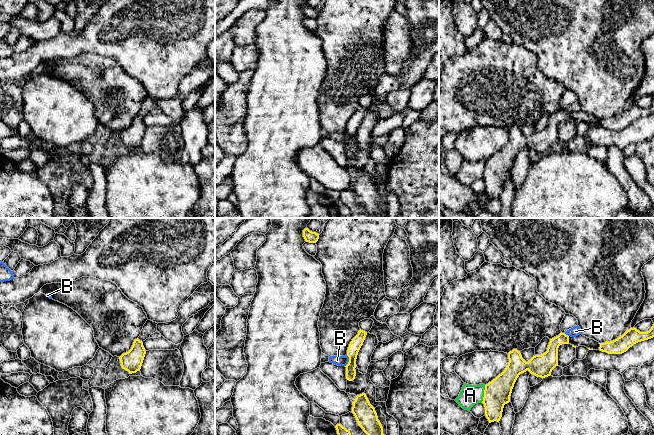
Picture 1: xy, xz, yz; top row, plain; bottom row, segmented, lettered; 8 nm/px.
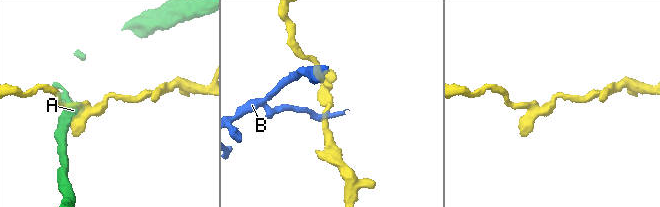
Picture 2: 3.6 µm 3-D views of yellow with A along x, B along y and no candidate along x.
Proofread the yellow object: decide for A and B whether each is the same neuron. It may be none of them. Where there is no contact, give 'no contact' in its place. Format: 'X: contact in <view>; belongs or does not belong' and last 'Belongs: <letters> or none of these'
A: contact in yz; does not belong
B: contact in xz; does not belong
Belongs: none of these

